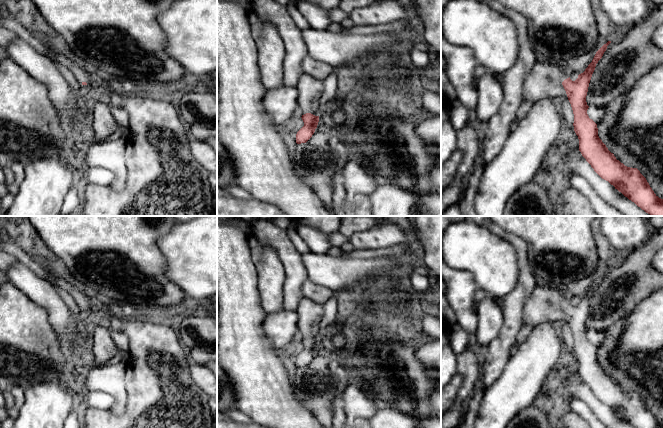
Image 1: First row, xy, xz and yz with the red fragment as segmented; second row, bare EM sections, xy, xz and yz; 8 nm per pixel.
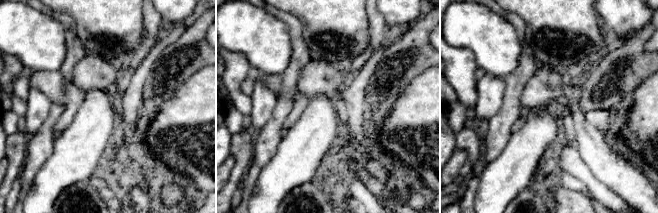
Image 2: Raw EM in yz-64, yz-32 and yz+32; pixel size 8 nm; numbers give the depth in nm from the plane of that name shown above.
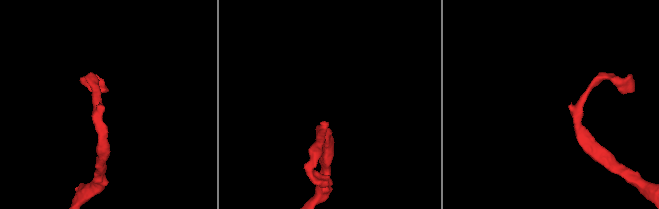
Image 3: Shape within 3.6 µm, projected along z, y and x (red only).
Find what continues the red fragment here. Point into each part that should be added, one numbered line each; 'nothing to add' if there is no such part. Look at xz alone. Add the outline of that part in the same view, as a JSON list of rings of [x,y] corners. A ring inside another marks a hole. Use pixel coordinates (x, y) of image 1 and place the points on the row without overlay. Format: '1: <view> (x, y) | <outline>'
1: xz (309, 313) | [[[302,298],[296,308],[298,315],[297,331],[302,338],[311,337],[319,340],[319,324],[324,314],[323,305]]]

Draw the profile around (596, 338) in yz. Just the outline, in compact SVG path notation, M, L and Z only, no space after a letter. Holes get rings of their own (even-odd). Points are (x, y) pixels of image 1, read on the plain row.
M589 331L587 338L596 348L600 348L604 343L605 334L602 331Z

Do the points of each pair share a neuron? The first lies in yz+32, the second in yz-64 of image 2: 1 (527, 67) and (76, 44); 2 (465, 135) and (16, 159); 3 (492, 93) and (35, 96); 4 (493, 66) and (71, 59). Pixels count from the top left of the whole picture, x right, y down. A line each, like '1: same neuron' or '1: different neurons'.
1: same neuron
2: same neuron
3: same neuron
4: different neurons

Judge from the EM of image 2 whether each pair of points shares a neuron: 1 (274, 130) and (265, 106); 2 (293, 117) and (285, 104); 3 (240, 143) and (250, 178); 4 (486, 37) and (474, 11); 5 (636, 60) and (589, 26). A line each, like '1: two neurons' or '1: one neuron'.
1: two neurons
2: two neurons
3: two neurons
4: one neuron
5: two neurons

